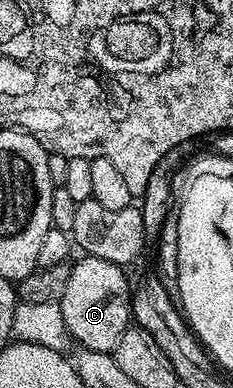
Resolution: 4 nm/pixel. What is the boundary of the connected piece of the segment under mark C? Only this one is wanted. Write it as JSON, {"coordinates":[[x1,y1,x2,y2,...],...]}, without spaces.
{"coordinates":[[88,255,81,259,73,265,71,278,60,301,66,331,73,339,75,336,79,340,82,348,113,353,116,342,120,342,120,334,124,334,124,330,132,324,132,284,126,281,122,273,125,271,117,264]]}

